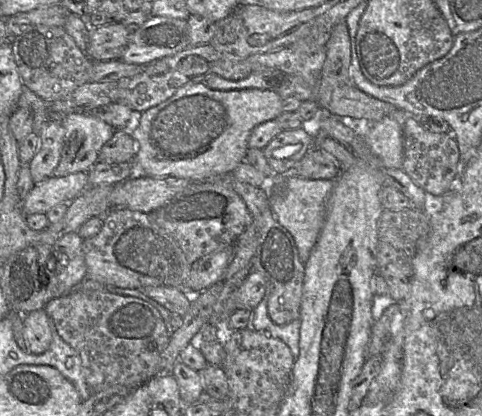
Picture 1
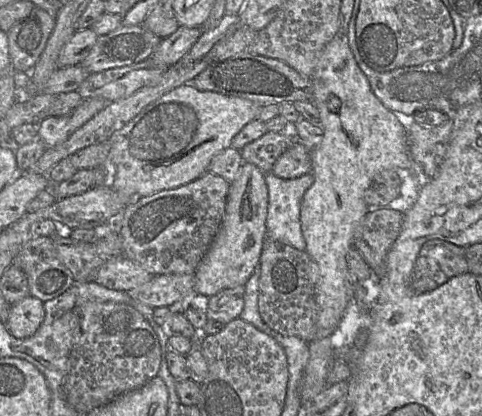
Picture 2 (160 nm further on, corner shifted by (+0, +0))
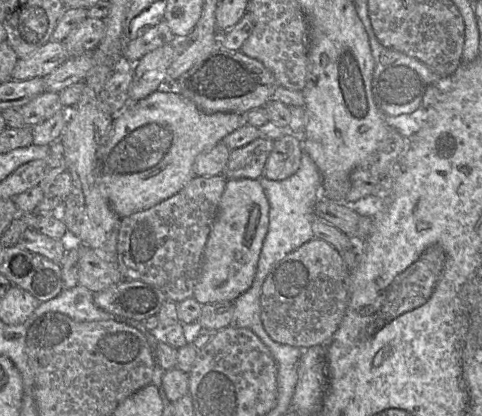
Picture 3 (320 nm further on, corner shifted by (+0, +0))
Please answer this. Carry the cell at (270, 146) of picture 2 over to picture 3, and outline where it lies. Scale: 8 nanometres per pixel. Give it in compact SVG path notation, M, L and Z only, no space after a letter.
M258 138L231 151L227 167L222 175L229 179L259 179L273 149L274 141Z

